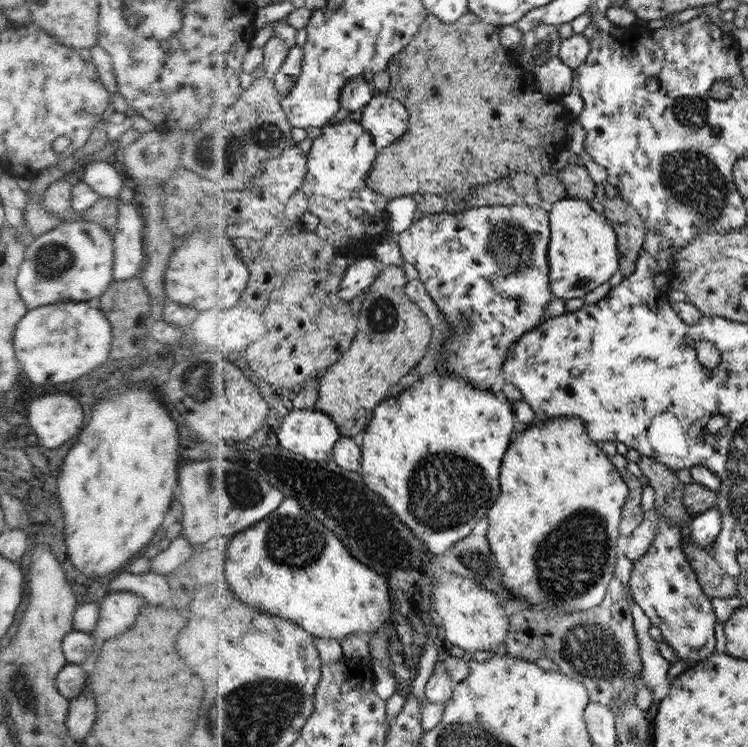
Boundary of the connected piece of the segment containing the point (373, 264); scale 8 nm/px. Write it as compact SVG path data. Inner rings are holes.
M376 255L358 258L342 281L342 291L340 291L342 298L351 301L363 292L367 292L383 273L383 267Z

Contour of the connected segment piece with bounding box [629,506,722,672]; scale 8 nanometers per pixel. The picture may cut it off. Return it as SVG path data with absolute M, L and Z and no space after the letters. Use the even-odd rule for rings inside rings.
M715 506L702 515L693 517L688 525L682 527L670 523L656 510L650 511L646 518L656 524L655 536L648 551L633 564L629 586L635 604L642 608L653 626L661 630L663 641L674 648L678 658L673 666L676 672L708 659L716 646L714 628L717 615L712 610L712 604L706 598L704 589L700 588L701 583L688 560L686 549L683 549L683 541L687 537L700 548L708 550L721 533L722 512Z

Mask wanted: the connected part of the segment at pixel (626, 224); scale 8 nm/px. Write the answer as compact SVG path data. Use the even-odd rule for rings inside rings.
M599 192L598 199L603 204L602 212L614 226L617 233L620 272L624 277L630 276L637 267L642 244L646 238L645 224L634 206L627 204L620 195L607 198Z

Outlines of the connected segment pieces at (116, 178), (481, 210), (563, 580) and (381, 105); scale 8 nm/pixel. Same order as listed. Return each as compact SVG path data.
M112 161L88 164L83 181L102 198L118 198L122 190L122 176Z
M513 204L467 208L460 213L434 213L414 222L396 239L402 247L404 260L415 265L420 278L444 311L456 336L448 336L444 353L448 358L438 370L466 377L476 389L493 391L498 377L502 377L502 363L506 353L526 332L532 332L542 322L542 313L555 297L550 290L549 211L538 205Z
M572 416L572 418L552 418L552 420L544 420L528 425L522 432L515 432L512 443L509 445L508 456L506 458L506 468L502 468L502 476L500 476L501 495L498 496L497 502L490 507L488 517L489 529L487 533L487 544L491 554L494 556L497 570L501 575L502 584L510 590L511 594L517 599L536 606L540 611L551 611L552 613L590 611L592 608L598 607L608 595L609 583L612 582L614 576L614 566L616 566L616 556L618 556L618 524L620 522L620 514L622 514L622 506L625 506L626 499L629 496L629 487L625 480L620 478L620 474L616 472L613 464L610 464L608 455L604 454L604 450L596 446L596 442L590 438L586 432L586 426L582 424L580 418Z
M392 94L375 96L372 103L363 110L361 124L374 136L375 143L380 150L394 144L404 137L410 130L410 110L400 100L392 98Z

